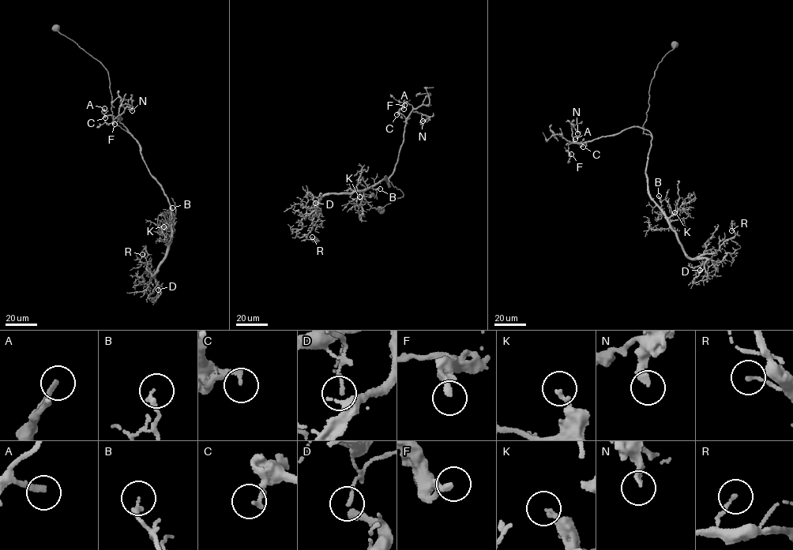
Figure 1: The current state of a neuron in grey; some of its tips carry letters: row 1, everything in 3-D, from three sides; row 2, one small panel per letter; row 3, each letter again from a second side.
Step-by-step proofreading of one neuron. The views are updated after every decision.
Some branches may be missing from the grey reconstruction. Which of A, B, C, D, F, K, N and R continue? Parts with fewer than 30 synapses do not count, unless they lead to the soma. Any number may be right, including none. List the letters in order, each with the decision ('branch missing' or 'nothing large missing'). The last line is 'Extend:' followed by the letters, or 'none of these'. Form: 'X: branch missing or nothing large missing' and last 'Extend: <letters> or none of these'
A: branch missing
B: nothing large missing
C: nothing large missing
D: nothing large missing
F: nothing large missing
K: nothing large missing
N: nothing large missing
R: nothing large missing
Extend: A

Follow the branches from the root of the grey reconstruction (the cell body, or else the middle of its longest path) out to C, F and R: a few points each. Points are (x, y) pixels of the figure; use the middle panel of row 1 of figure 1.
C: (381, 210), (404, 195), (385, 176), (388, 186), (388, 177), (403, 142), (406, 118), (396, 114)
F: (381, 210), (404, 195), (385, 176), (388, 186), (412, 109), (411, 105), (404, 105)
R: (381, 210), (404, 195), (385, 175), (388, 186), (384, 176), (362, 190), (328, 193), (319, 200), (312, 237)

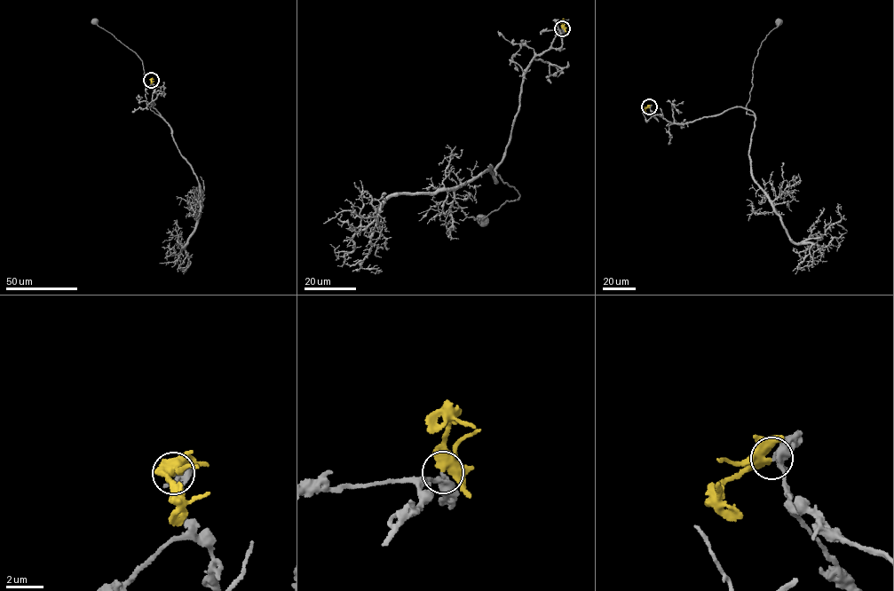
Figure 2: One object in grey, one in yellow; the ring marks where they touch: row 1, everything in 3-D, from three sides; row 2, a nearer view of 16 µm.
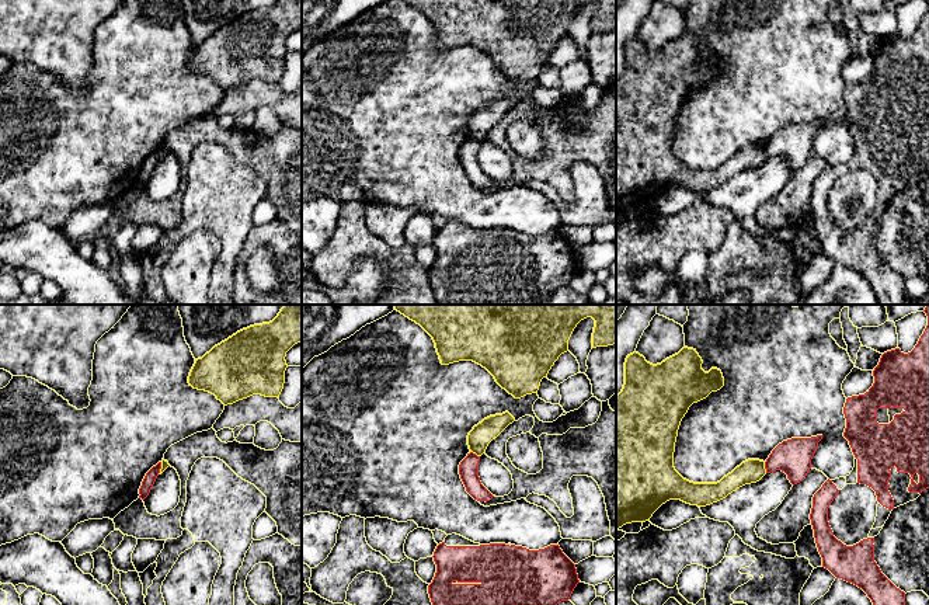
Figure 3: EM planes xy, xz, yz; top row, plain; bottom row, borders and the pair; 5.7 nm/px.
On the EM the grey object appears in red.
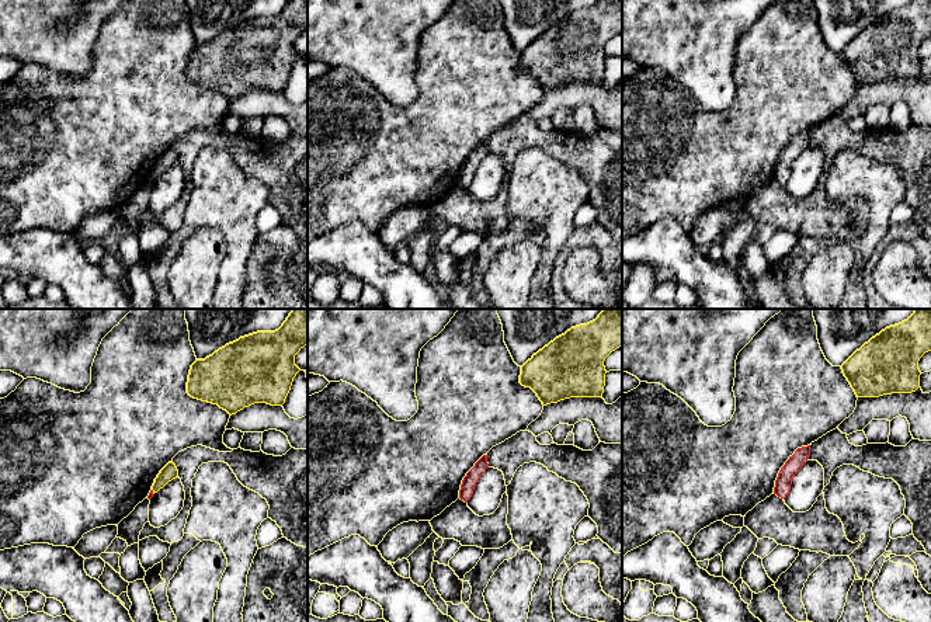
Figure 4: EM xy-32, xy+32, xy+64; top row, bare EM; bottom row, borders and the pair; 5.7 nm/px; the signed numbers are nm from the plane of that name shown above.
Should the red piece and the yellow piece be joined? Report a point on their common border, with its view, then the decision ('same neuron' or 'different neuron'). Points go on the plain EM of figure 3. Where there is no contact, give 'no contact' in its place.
contact yz (765, 153); different neuron

